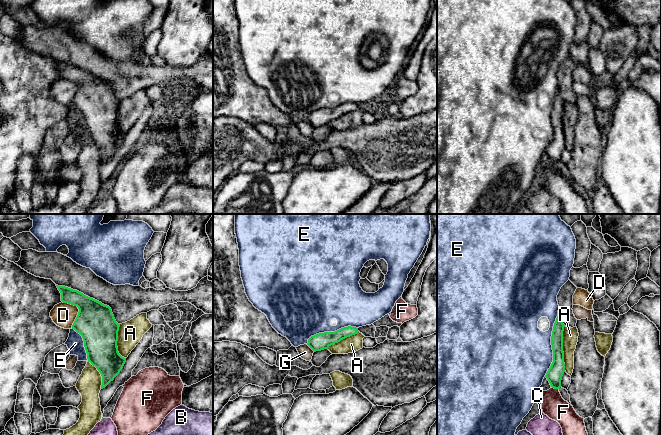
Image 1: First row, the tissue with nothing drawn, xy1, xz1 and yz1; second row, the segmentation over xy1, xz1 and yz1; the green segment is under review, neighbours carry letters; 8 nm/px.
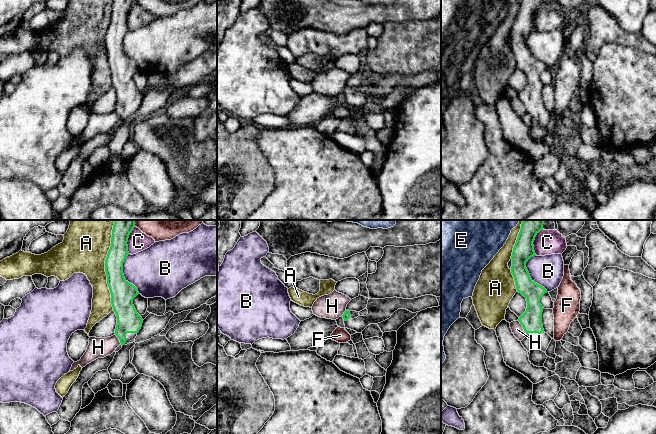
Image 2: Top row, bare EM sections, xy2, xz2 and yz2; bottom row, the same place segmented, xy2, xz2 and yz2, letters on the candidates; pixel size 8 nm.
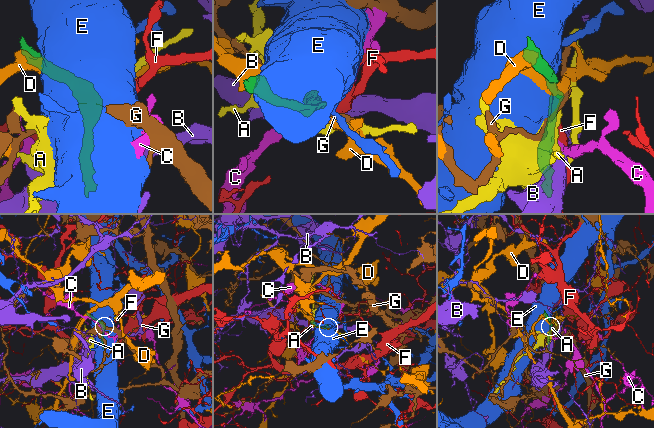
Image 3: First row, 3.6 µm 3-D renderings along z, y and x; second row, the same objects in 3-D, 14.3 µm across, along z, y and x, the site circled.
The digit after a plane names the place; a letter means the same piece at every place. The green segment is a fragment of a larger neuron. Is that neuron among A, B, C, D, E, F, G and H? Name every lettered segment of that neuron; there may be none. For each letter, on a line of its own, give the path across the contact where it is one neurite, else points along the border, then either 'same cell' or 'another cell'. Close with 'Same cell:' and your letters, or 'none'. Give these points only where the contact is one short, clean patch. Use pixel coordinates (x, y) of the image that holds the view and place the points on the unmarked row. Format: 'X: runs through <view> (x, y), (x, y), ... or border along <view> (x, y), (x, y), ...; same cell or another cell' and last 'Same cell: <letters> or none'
A: another cell
B: another cell
C: border along yz2 (543, 5), (536, 11), (533, 18), (535, 30); another cell
D: another cell
E: another cell
F: border along yz1 (551, 162), (558, 165); another cell
G: border along xz1 (306, 120), (314, 127); another cell
H: border along yz2 (517, 96), (526, 109); another cell
Same cell: none

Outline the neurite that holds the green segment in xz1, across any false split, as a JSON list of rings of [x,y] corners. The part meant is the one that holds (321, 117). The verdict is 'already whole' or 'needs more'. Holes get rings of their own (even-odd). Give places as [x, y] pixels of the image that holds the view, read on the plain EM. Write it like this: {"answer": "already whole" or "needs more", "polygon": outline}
{"answer": "already whole", "polygon": [[[344,103],[335,108],[324,108],[311,112],[308,115],[307,121],[314,127],[328,125],[331,121],[340,118],[341,116],[357,110],[358,104]]]}

